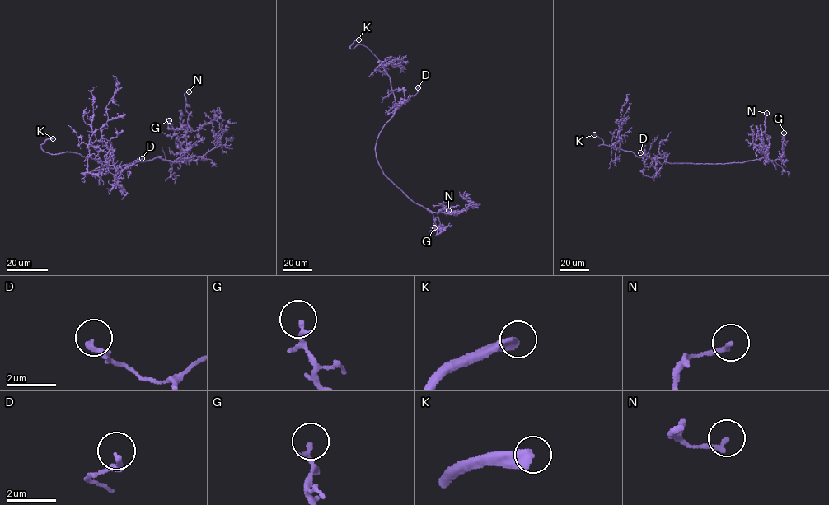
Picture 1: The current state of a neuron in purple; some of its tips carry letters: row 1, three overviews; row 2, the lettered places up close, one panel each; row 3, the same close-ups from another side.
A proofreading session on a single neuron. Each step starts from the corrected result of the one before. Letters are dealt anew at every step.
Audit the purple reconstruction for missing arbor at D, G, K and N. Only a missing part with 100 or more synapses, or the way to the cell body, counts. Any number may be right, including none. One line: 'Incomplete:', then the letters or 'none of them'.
Incomplete: K

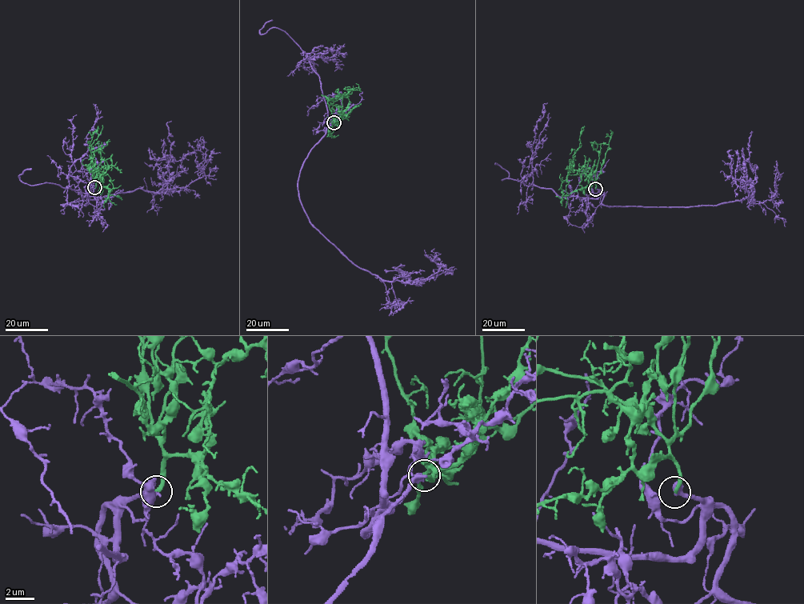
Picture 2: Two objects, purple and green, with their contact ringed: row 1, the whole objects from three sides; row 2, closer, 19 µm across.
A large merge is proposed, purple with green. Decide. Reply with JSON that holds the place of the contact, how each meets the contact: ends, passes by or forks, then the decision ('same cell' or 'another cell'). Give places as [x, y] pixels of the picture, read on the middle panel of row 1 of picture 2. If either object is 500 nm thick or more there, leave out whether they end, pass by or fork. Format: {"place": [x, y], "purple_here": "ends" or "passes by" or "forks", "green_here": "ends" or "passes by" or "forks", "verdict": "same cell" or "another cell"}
{"place": [334, 122], "purple_here": "ends", "green_here": "ends", "verdict": "same cell"}

